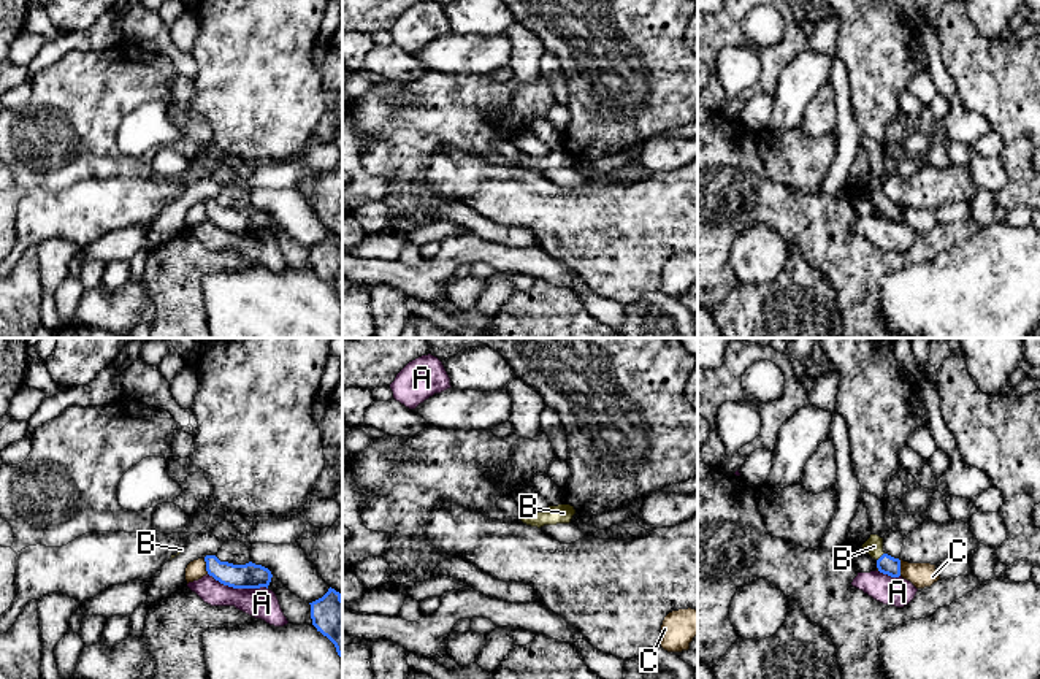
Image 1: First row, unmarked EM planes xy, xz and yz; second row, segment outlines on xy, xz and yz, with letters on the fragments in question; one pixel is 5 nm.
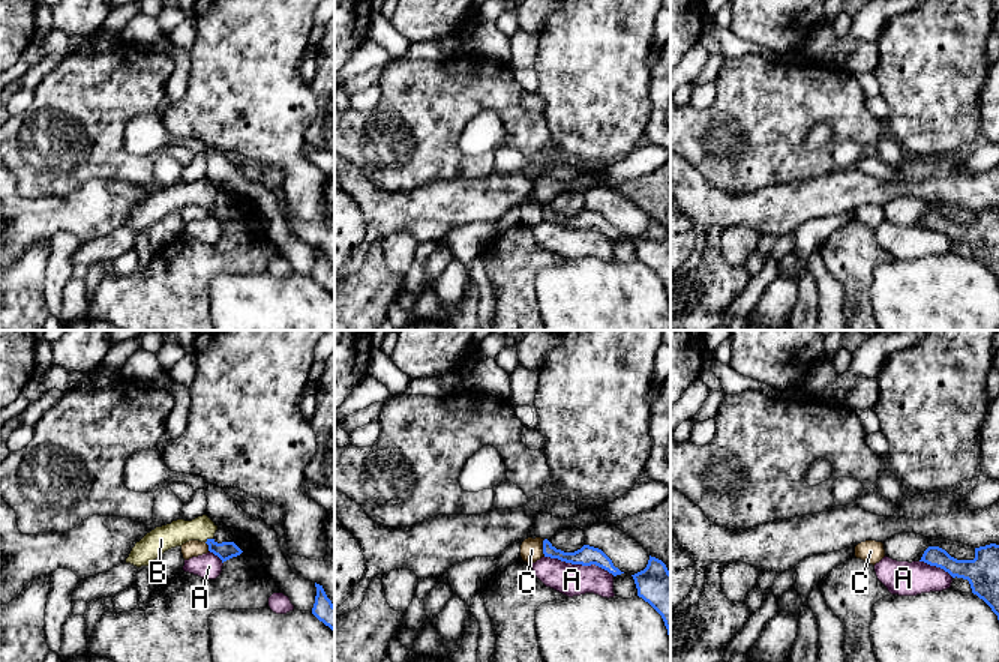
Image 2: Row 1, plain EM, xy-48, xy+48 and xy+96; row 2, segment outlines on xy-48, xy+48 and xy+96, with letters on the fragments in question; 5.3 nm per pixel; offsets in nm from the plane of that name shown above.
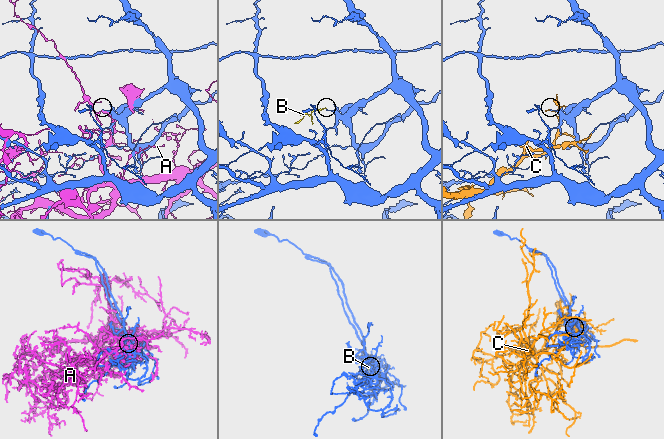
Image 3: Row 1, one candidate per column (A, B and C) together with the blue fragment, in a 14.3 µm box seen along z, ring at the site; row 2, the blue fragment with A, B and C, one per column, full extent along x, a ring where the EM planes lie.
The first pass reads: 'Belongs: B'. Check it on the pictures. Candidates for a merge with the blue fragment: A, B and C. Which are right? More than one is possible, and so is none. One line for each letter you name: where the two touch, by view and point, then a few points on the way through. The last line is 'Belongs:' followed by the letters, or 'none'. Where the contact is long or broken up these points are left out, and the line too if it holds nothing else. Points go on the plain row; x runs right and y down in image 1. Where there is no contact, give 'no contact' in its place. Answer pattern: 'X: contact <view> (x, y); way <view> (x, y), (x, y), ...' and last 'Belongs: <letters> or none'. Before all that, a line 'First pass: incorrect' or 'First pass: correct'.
First pass: correct
B: contact yz (880, 202); way yz (888, 210), (880, 202), (874, 191)
Belongs: B

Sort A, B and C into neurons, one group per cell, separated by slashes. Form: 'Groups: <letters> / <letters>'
Groups: A / B / C

